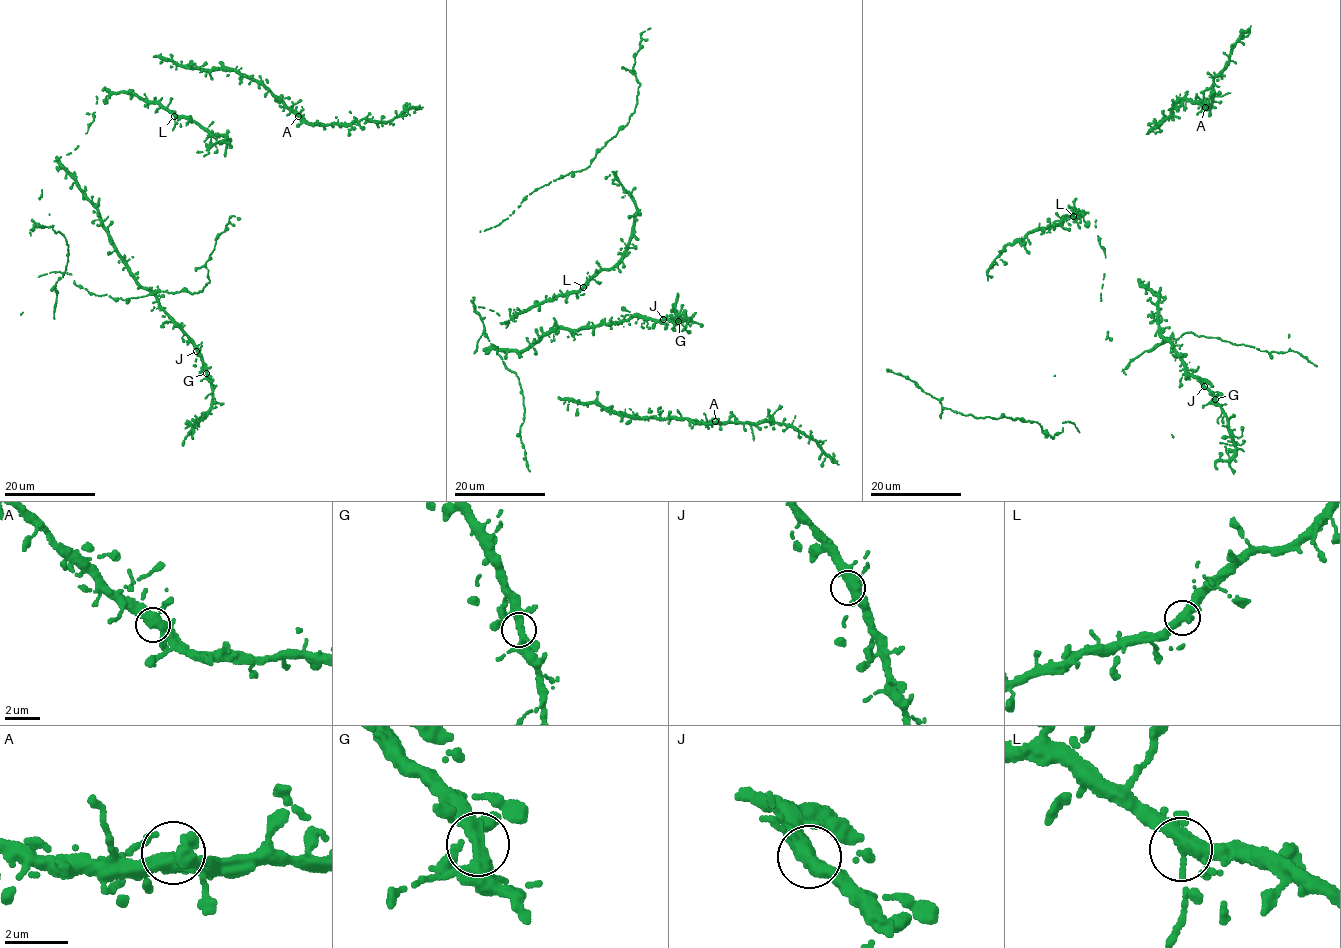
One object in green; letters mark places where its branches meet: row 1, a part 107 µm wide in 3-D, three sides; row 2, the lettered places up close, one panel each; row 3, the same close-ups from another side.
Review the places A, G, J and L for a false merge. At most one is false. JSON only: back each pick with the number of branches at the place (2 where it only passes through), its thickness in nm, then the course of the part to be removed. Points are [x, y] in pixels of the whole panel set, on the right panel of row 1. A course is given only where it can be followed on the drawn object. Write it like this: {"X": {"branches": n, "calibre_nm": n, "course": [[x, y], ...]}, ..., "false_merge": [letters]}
{"false_merge": []}

